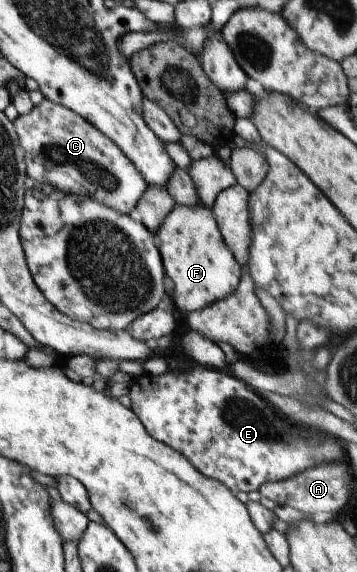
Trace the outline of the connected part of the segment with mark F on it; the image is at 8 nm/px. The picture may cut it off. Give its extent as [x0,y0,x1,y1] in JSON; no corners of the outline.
[154,204,245,316]

